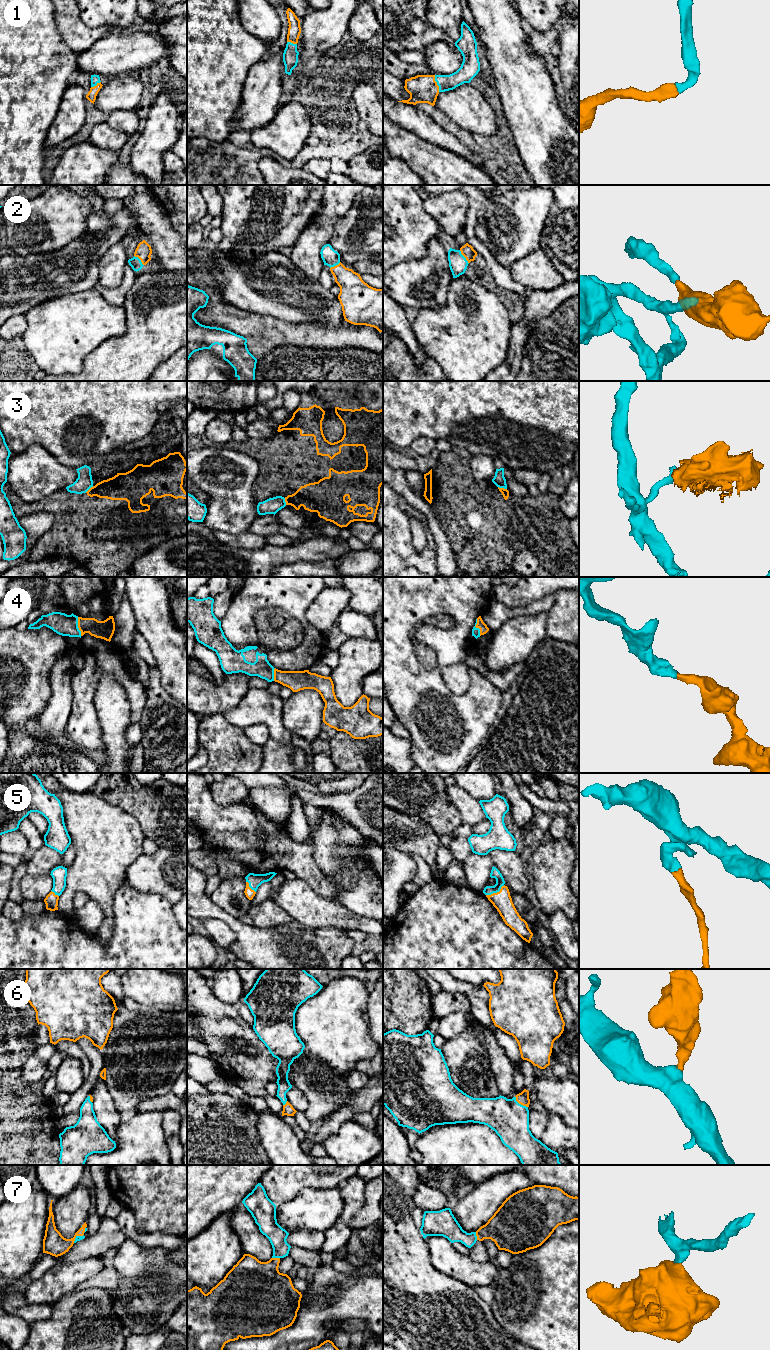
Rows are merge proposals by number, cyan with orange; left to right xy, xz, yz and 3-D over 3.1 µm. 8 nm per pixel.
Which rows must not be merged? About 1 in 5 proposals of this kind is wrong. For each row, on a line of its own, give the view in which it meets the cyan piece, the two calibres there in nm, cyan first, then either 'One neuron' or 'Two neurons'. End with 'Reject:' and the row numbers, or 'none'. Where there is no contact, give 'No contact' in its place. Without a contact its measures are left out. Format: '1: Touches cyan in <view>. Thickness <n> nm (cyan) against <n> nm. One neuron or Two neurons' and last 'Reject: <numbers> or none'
1: Touches cyan in yz. Thickness 140 nm (cyan) against 220 nm. One neuron
2: Touches cyan in yz. Thickness 150 nm (cyan) against 100 nm. One neuron
3: Touches cyan in yz. Thickness 100 nm (cyan) against 60 nm. Two neurons
4: Touches cyan in xy. Thickness 180 nm (cyan) against 150 nm. One neuron
5: Touches cyan in yz. Thickness 80 nm (cyan) against 160 nm. One neuron
6: Touches cyan in yz. Thickness 300 nm (cyan) against 100 nm. One neuron
7: Touches cyan in xz. Thickness 150 nm (cyan) against 360 nm. One neuron
Reject: 3

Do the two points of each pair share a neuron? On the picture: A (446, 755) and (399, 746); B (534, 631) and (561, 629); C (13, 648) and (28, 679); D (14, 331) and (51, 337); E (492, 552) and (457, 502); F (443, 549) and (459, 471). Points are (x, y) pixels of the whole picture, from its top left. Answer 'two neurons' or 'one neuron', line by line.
A: two neurons
B: two neurons
C: one neuron
D: two neurons
E: one neuron
F: two neurons

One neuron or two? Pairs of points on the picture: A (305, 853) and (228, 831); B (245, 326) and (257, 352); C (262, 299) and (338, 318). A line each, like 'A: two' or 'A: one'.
A: one
B: two
C: one

